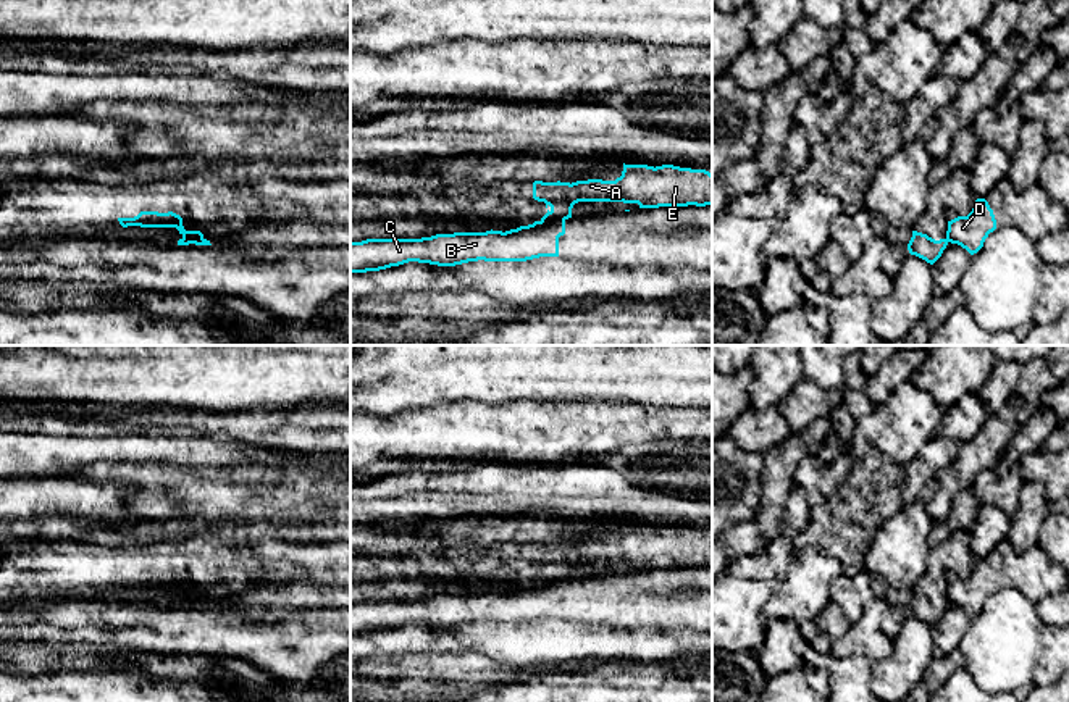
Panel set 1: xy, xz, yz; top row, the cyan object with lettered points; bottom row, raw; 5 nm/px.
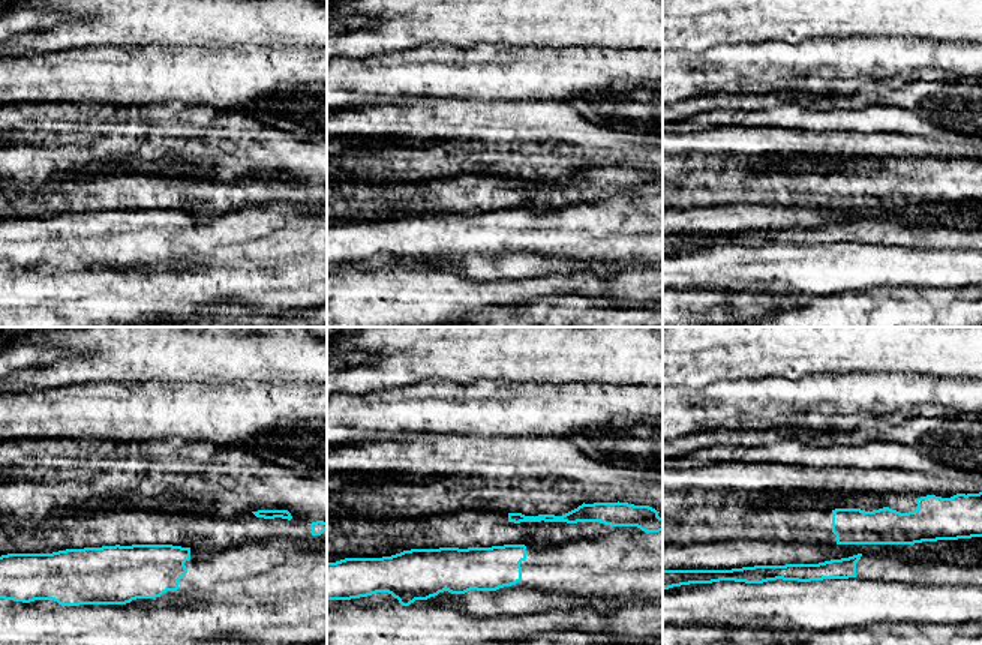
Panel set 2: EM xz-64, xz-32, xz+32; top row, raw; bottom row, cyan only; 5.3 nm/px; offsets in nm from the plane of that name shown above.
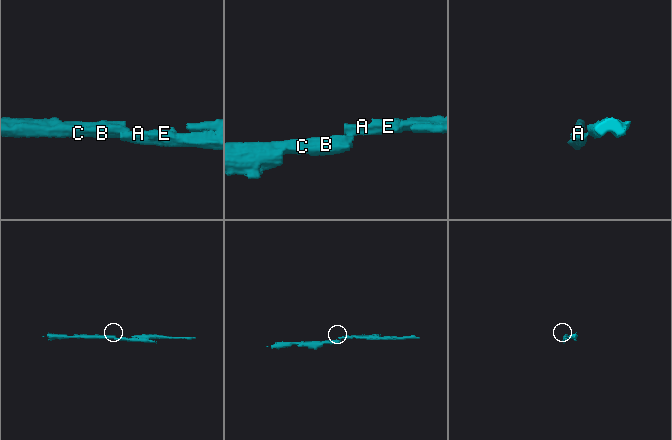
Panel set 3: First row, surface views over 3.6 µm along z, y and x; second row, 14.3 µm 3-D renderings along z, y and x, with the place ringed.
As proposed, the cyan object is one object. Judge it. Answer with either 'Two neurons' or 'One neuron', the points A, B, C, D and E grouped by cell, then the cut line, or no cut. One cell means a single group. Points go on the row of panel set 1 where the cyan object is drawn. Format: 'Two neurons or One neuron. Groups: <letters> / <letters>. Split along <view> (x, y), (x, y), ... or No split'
Two neurons. Groups: A E / B C D. Split along xz (564, 218), (544, 218), (541, 221)

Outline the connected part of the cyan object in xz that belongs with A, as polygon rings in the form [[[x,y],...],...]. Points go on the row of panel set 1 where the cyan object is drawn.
[[[625,165],[622,176],[615,181],[588,179],[576,182],[533,182],[533,198],[544,202],[547,213],[541,221],[549,218],[568,219],[572,208],[578,202],[623,202],[638,203],[639,208],[659,207],[706,207],[712,205],[712,174],[706,169],[680,168],[673,165],[648,166],[648,165]]]

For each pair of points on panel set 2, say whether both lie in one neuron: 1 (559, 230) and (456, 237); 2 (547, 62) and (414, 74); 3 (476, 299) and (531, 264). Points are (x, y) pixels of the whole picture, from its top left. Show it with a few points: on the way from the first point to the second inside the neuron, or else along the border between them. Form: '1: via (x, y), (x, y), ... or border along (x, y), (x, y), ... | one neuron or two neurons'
1: via (534, 231), (482, 233) | one neuron
2: via (514, 72), (447, 74) | one neuron
3: border along (538, 276), (470, 281) | two neurons

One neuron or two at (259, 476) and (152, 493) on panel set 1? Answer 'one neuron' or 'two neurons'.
one neuron

